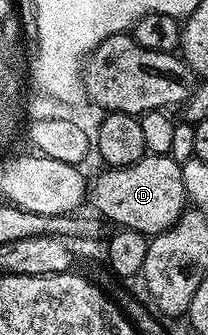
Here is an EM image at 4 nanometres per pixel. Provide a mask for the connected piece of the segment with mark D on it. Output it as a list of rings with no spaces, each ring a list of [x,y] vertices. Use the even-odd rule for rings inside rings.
[[[147,154],[127,168],[107,167],[88,188],[88,204],[99,217],[111,220],[118,228],[131,228],[148,238],[166,232],[188,207],[182,165],[170,156]]]

